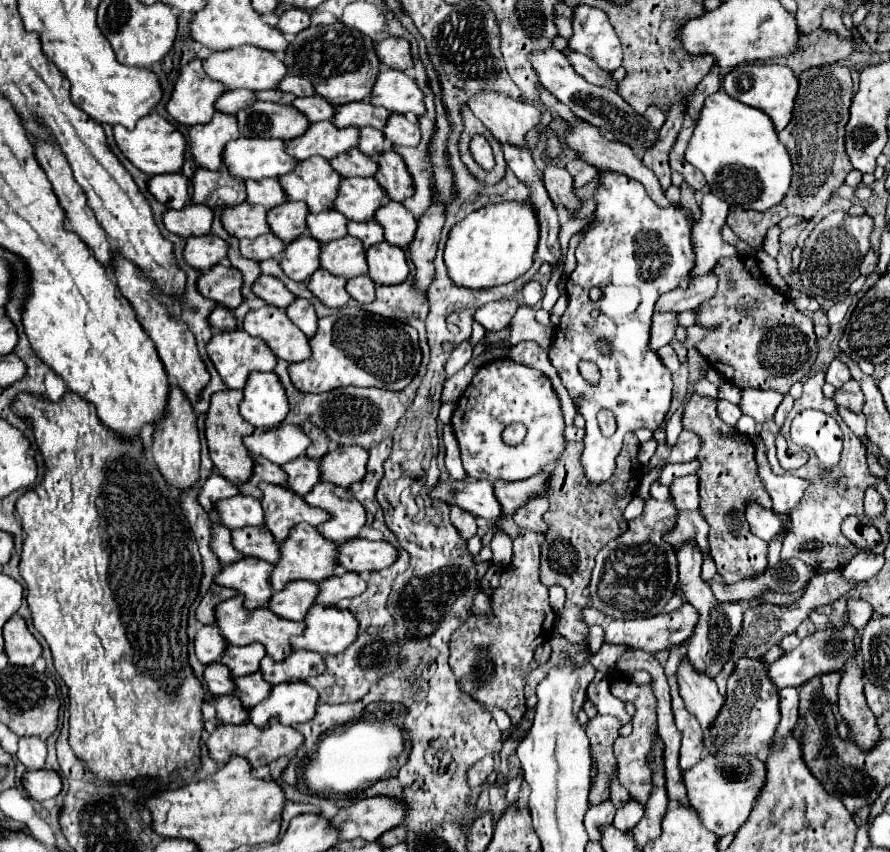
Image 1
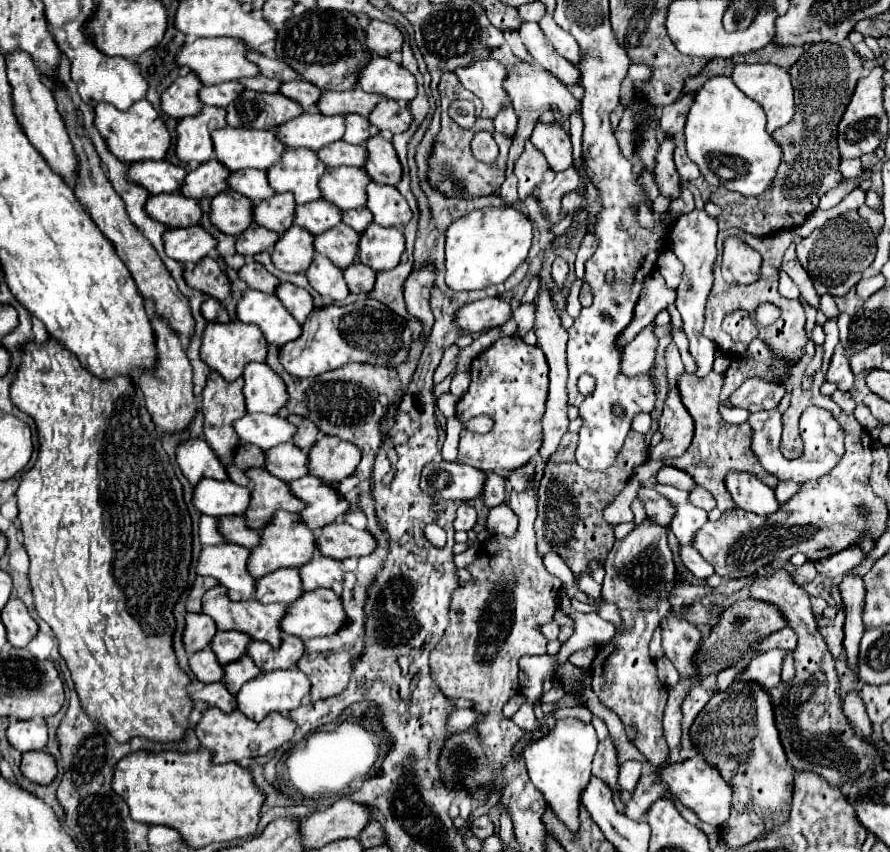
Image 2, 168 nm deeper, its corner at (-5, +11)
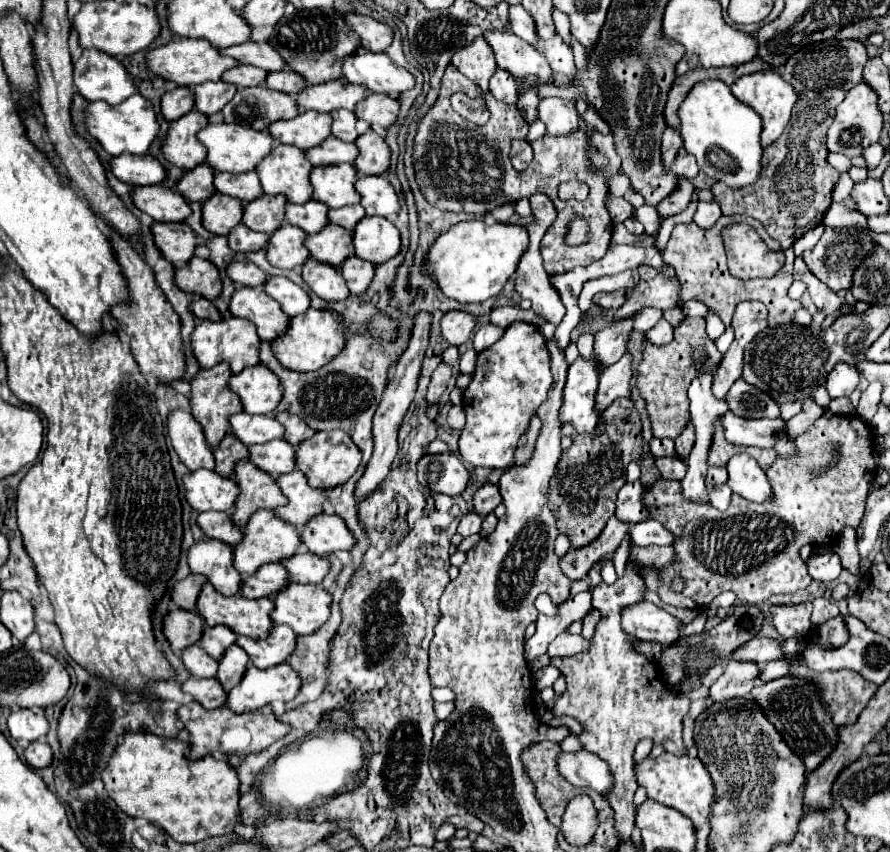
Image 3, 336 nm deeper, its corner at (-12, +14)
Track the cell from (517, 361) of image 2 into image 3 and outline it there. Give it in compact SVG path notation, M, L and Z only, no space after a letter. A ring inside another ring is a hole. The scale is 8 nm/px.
M513 322L493 346L479 352L473 380L463 392L467 414L467 424L459 436L463 462L483 468L509 468L519 438L529 430L531 418L547 400L551 384L551 356L539 326Z

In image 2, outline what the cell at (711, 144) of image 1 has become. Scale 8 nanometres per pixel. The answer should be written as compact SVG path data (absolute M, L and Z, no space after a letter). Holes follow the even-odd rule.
M710 77L700 91L694 95L694 103L686 115L686 149L688 157L698 165L702 177L712 187L726 187L728 191L736 191L740 195L760 195L768 189L772 179L776 177L776 169L782 159L780 145L766 133L766 113L764 109L746 97L730 77Z

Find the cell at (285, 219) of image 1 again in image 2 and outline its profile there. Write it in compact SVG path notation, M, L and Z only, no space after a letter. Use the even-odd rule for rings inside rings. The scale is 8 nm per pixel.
M276 193L270 199L260 201L252 209L252 219L256 225L262 225L278 235L282 235L294 223L294 197L292 193Z

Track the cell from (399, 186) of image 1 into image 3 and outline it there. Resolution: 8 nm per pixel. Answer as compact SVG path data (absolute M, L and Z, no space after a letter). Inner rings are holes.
M369 130L357 138L359 158L355 160L355 168L365 176L381 176L387 174L391 166L391 148L385 142L385 136Z

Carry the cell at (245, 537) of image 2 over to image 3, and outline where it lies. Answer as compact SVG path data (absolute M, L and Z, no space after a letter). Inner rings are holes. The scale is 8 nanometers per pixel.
M201 512L197 518L199 526L209 538L229 542L229 544L239 544L243 540L243 530L235 526L233 518L229 512Z

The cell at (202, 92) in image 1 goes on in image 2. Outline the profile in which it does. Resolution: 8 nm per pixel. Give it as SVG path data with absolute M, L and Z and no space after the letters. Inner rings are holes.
M192 73L178 77L160 97L160 109L174 119L182 119L188 115L196 115L202 109L202 103L198 99L200 79Z

